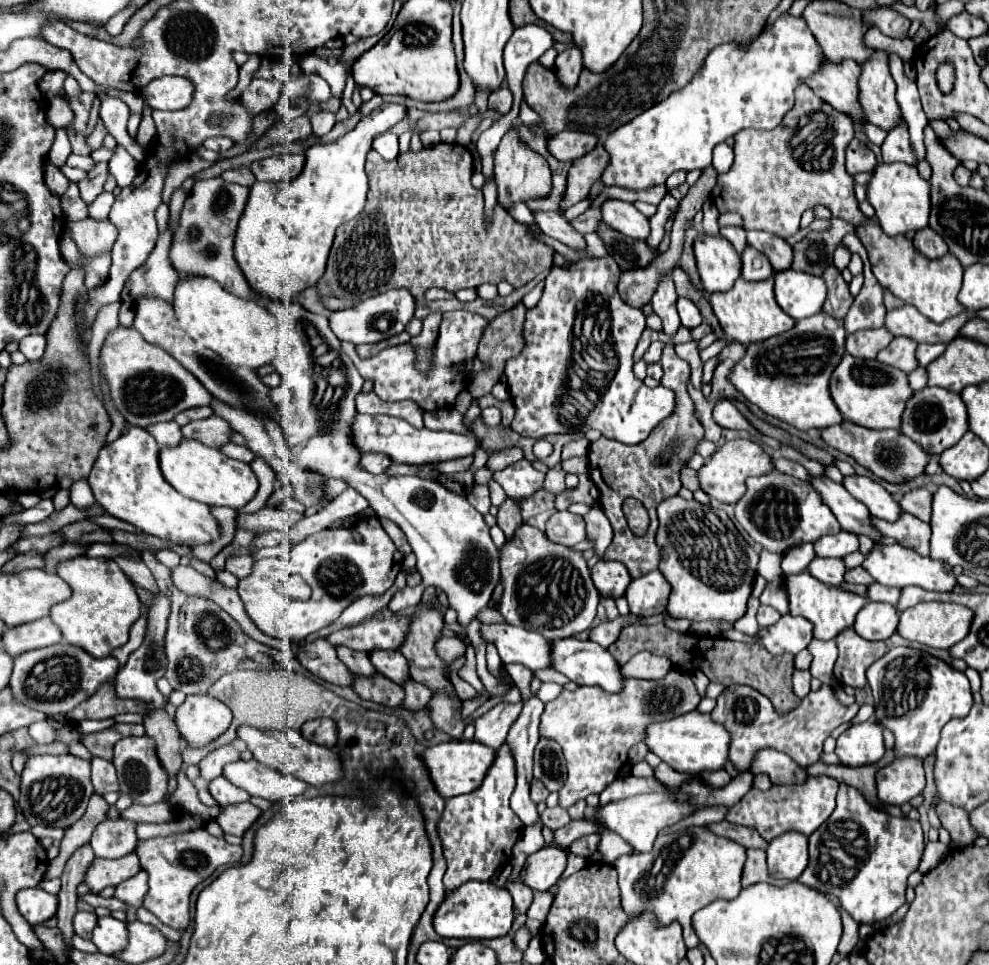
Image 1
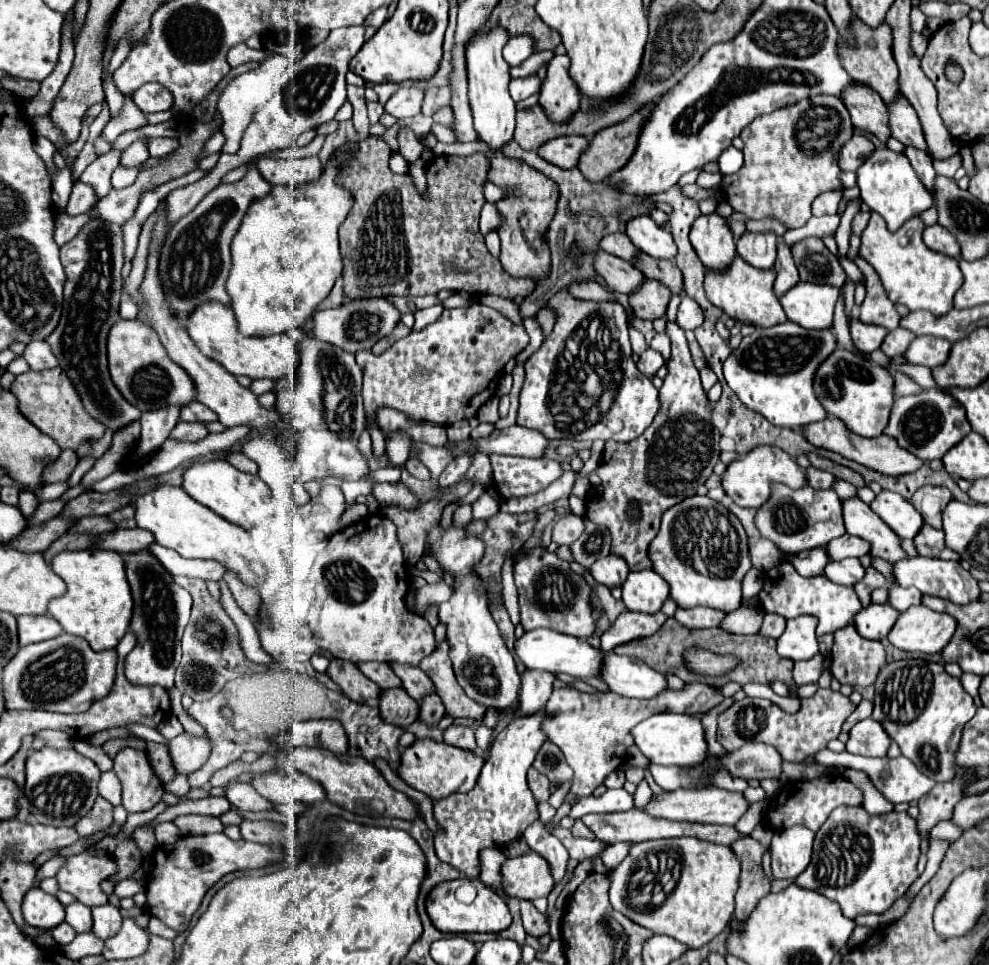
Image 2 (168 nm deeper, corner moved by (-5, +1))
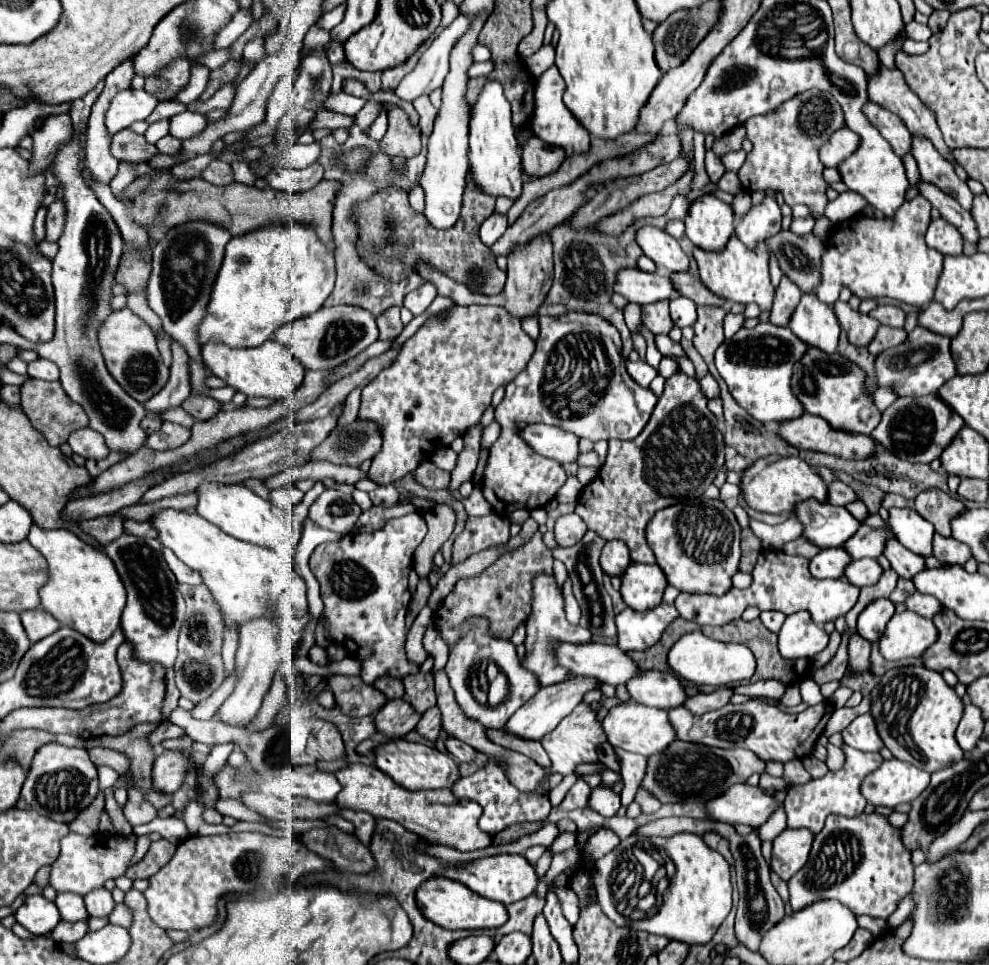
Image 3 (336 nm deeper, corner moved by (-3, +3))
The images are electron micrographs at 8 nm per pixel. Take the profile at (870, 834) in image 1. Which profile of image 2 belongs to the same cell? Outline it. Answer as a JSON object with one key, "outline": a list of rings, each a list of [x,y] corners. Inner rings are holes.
{"outline":[[[861,806],[835,808],[831,816],[825,820],[825,824],[817,830],[815,846],[813,846],[813,860],[809,862],[809,868],[805,868],[805,872],[795,878],[795,884],[799,888],[819,892],[839,902],[843,914],[849,918],[857,918],[859,914],[869,914],[869,912],[883,914],[917,880],[919,842],[921,838],[917,836],[917,828],[913,828],[913,818],[907,812],[889,812],[881,816],[869,816]]]}

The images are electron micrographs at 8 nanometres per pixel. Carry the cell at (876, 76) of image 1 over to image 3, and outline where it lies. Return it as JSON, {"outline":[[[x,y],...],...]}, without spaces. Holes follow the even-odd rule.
{"outline":[[[915,134],[911,138],[911,154],[917,160],[919,172],[921,172],[921,176],[927,182],[933,182],[935,186],[939,186],[941,190],[945,190],[947,194],[955,196],[965,210],[971,210],[973,192],[969,190],[969,186],[965,184],[965,180],[961,180],[955,174],[953,164],[947,162],[935,150],[935,146],[931,146],[931,142],[927,142],[927,138],[917,138],[917,134]]]}

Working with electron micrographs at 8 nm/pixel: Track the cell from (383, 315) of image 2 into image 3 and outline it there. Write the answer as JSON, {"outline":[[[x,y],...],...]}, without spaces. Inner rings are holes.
{"outline":[[[341,304],[333,308],[323,306],[315,314],[281,326],[273,338],[287,346],[291,354],[305,366],[305,370],[325,370],[345,362],[347,358],[359,354],[369,344],[373,344],[379,338],[379,328],[375,324],[375,316],[369,310]]]}

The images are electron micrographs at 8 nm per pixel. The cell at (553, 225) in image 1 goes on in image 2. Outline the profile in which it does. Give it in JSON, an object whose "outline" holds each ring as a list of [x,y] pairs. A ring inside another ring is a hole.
{"outline":[[[601,250],[601,256],[597,256],[597,272],[603,276],[603,280],[613,292],[619,292],[625,296],[637,292],[645,282],[643,272],[637,270],[631,262],[625,262],[603,250]]]}

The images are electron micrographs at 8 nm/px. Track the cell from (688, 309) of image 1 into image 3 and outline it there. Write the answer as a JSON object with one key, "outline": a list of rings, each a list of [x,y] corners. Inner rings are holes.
{"outline":[[[677,296],[677,298],[671,300],[669,306],[671,306],[671,318],[673,318],[675,326],[685,328],[685,326],[693,326],[695,324],[695,318],[697,318],[695,302],[691,302],[689,298]]]}

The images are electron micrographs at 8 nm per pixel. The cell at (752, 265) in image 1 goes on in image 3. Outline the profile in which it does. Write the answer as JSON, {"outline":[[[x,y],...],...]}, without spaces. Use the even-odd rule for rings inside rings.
{"outline":[[[765,198],[761,206],[751,208],[747,216],[739,220],[735,226],[735,236],[747,246],[755,248],[757,244],[765,244],[771,236],[781,230],[781,210],[773,198]]]}

